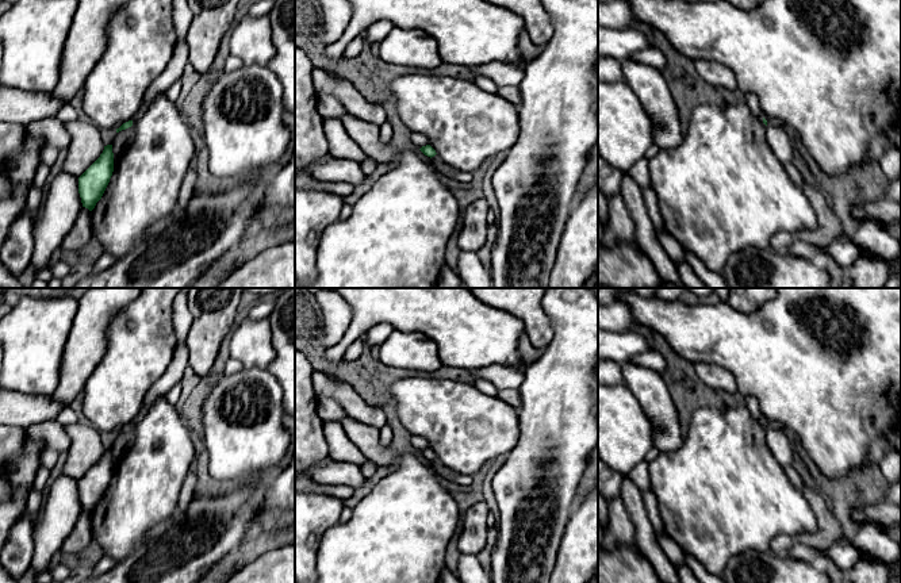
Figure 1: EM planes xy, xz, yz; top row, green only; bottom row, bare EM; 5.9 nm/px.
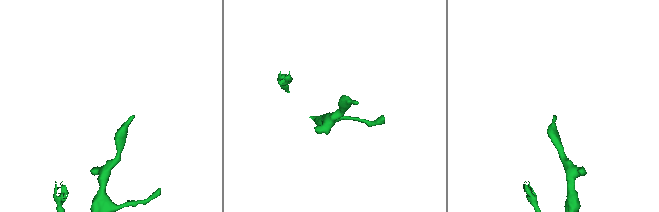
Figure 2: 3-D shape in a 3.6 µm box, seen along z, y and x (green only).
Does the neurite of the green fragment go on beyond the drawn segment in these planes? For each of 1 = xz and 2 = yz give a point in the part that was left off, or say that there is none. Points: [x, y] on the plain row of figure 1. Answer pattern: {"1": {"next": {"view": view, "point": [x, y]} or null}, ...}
{"1": {"next": null}, "2": {"next": null}}

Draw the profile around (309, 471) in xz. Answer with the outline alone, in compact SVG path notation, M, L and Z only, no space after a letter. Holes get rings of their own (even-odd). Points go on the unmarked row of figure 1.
M330 456L321 459L321 460L315 460L311 465L306 467L302 469L302 475L313 479L314 473L321 468L327 465L329 463L334 461Z

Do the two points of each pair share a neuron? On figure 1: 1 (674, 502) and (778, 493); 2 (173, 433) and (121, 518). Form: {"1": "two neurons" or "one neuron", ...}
{"1": "one neuron", "2": "one neuron"}

